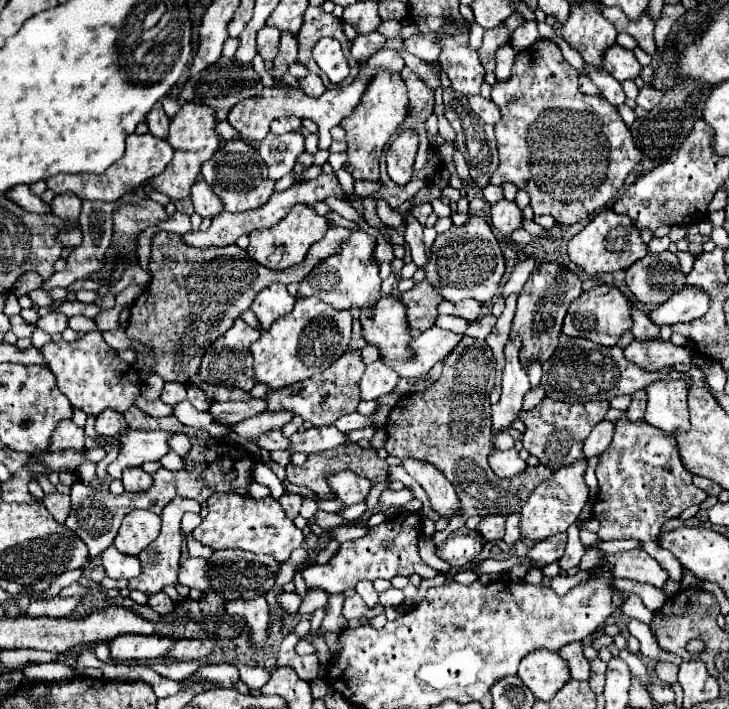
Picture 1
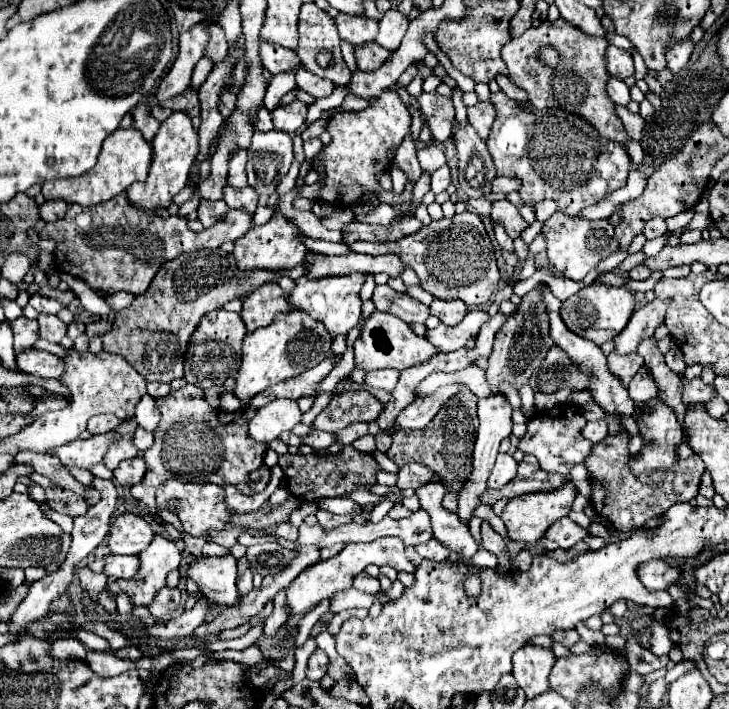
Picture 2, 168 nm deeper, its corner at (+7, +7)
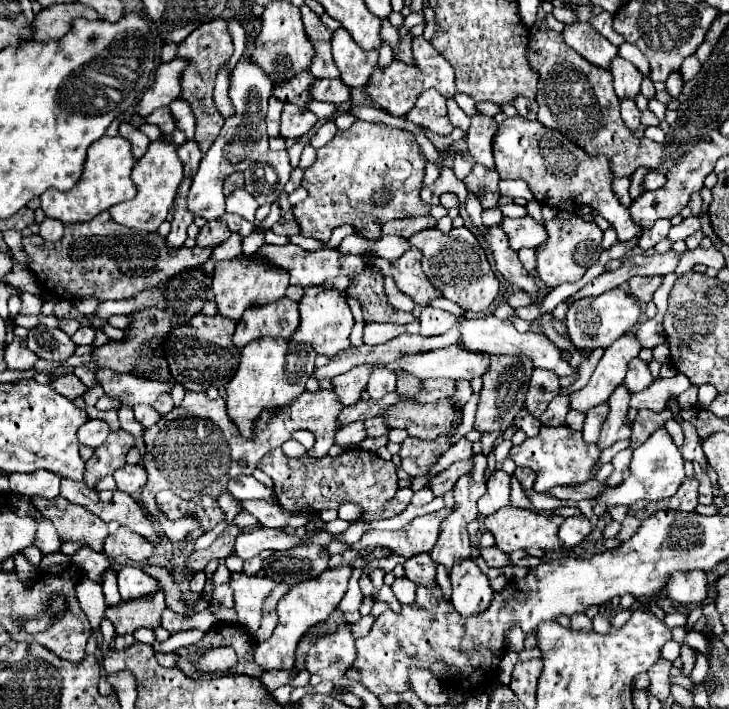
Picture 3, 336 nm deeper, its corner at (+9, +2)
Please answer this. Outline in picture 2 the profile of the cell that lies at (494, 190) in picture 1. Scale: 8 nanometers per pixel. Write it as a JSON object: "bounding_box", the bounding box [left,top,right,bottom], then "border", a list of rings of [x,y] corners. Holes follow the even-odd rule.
{"bounding_box":[492,177,520,193],"border":[[[496,177],[492,181],[492,191],[504,191],[504,193],[510,193],[510,191],[518,191],[520,189],[520,181],[518,179],[506,179],[506,177]]]}

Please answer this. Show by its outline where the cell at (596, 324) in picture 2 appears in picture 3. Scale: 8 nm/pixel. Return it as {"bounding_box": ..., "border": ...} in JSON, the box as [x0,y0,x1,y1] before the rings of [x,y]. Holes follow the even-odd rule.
{"bounding_box":[566,290,640,348],"border":[[[608,290],[600,296],[594,298],[582,298],[572,302],[566,314],[566,326],[568,326],[568,336],[576,348],[608,348],[616,338],[622,334],[628,334],[632,326],[638,322],[640,316],[640,306],[636,304],[638,300],[624,290]]]}

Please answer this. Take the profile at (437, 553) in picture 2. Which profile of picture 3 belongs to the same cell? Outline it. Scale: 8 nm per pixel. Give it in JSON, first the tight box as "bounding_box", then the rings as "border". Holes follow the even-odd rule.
{"bounding_box":[404,552,436,584],"border":[[[428,552],[408,558],[404,562],[404,572],[406,572],[406,578],[410,578],[416,584],[434,584],[436,580],[436,566]]]}

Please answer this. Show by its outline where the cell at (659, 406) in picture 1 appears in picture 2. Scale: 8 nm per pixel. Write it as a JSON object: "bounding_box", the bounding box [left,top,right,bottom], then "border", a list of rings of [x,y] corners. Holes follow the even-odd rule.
{"bounding_box":[630,399,682,477],"border":[[[660,399],[650,407],[650,415],[642,413],[638,421],[640,435],[646,441],[638,457],[630,457],[632,473],[638,477],[646,471],[666,471],[676,465],[676,447],[682,443],[682,427],[674,411]]]}

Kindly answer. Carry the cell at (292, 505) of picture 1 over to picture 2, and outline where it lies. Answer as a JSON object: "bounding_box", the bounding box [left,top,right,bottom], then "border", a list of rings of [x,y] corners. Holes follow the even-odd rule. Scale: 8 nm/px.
{"bounding_box":[230,497,300,528],"border":[[[290,497],[284,505],[280,505],[276,509],[268,509],[268,505],[264,505],[258,511],[236,515],[231,519],[230,525],[236,523],[237,526],[268,528],[286,521],[288,515],[292,511],[296,511],[298,507],[300,507],[300,501],[296,497]]]}

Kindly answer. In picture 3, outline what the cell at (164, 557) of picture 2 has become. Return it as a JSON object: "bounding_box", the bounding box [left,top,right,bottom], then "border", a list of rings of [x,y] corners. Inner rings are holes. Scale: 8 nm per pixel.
{"bounding_box":[106,590,166,634],"border":[[[158,590],[154,596],[136,598],[136,600],[108,606],[106,618],[114,622],[116,634],[132,634],[140,626],[146,626],[146,628],[158,626],[160,614],[164,608],[166,608],[164,592]]]}

